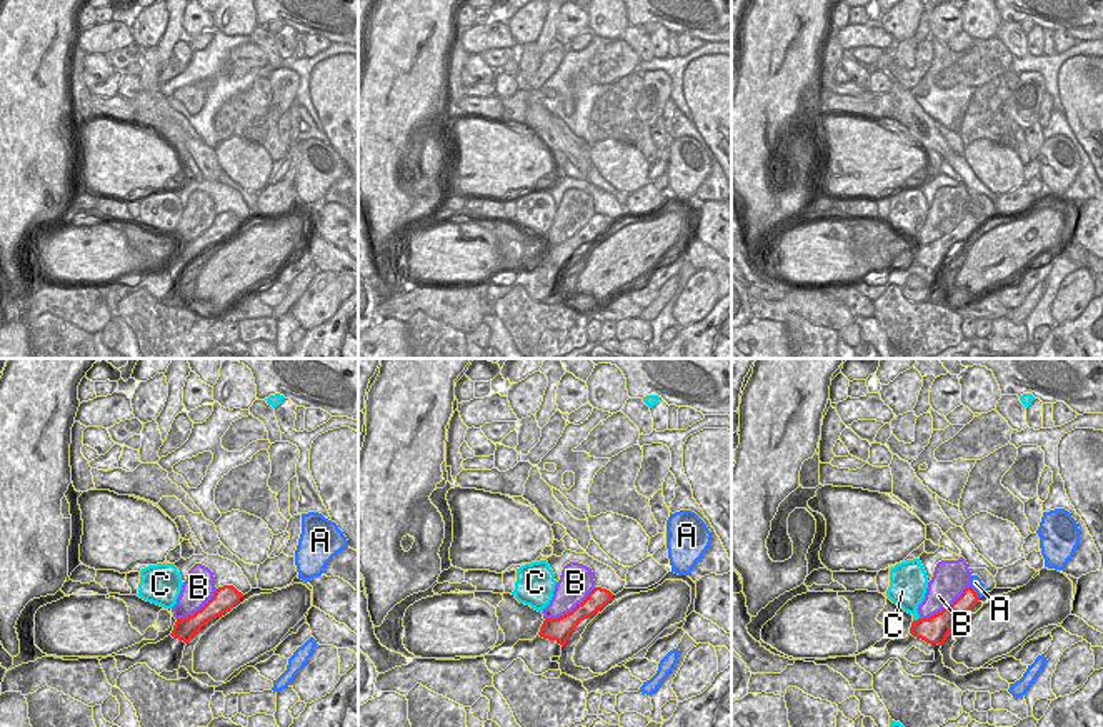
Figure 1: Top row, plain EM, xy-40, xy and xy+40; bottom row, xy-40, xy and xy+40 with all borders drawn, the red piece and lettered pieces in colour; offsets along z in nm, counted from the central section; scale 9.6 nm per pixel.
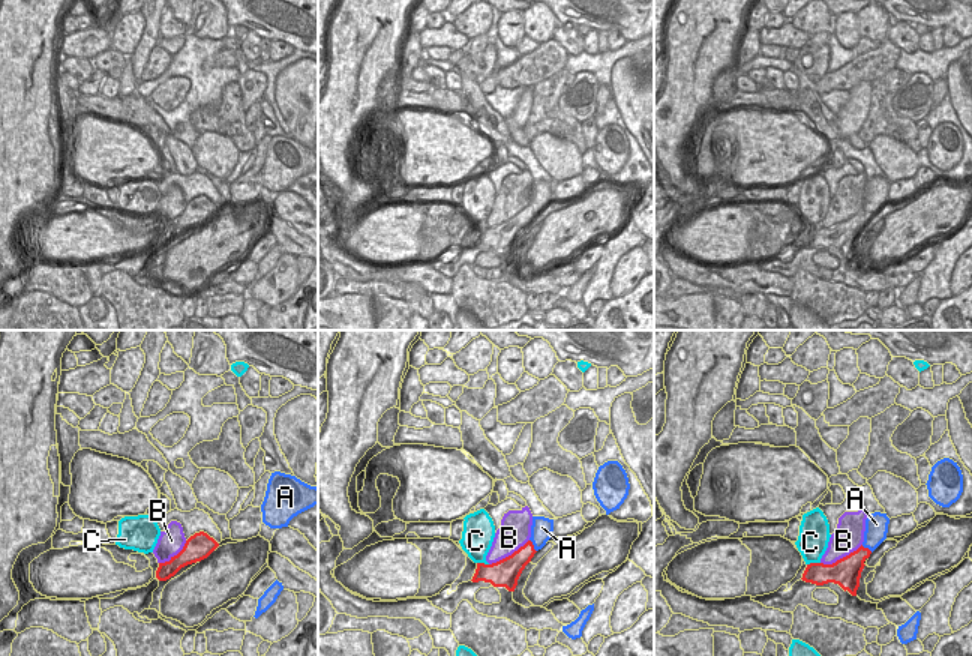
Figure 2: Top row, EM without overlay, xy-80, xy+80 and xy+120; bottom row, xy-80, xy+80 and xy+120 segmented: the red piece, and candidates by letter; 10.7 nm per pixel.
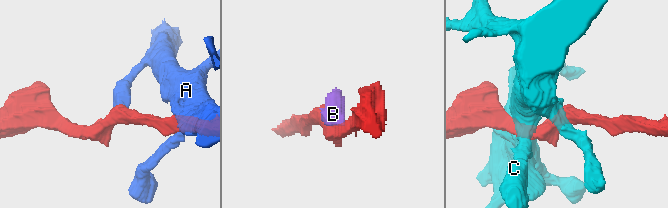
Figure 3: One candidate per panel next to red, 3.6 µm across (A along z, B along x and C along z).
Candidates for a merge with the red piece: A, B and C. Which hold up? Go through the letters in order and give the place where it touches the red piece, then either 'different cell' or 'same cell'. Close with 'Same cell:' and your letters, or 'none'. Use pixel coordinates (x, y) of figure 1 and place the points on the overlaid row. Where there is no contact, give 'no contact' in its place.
A: meets red in xy+40 at (975, 592); different cell
B: meets red in xy at (572, 611); different cell
C: meets red in xy+40 at (915, 621); different cell
Same cell: none

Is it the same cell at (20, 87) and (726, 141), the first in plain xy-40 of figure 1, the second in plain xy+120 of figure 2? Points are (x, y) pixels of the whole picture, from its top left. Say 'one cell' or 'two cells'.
two cells

